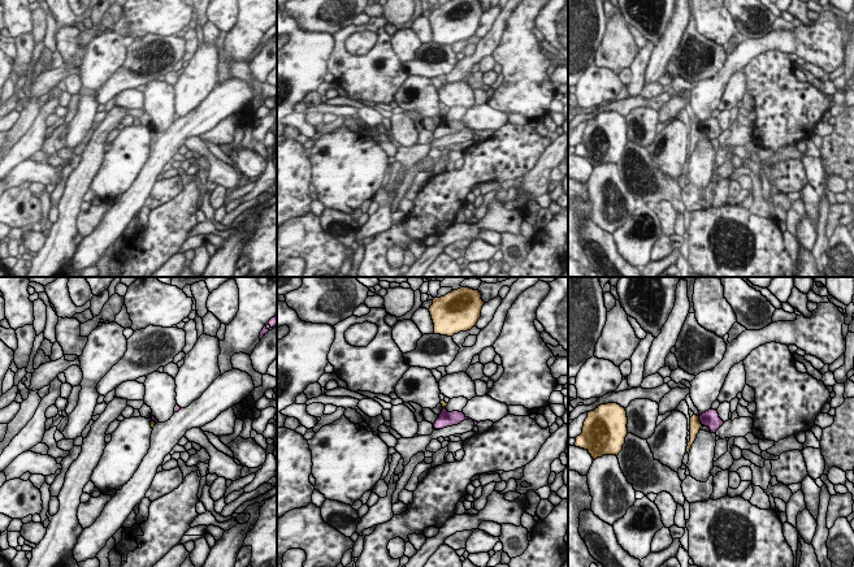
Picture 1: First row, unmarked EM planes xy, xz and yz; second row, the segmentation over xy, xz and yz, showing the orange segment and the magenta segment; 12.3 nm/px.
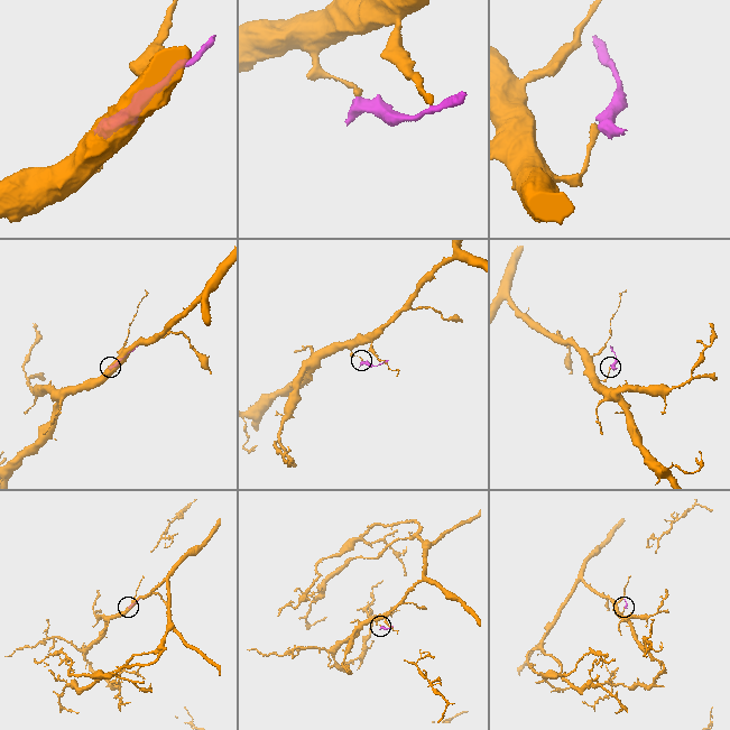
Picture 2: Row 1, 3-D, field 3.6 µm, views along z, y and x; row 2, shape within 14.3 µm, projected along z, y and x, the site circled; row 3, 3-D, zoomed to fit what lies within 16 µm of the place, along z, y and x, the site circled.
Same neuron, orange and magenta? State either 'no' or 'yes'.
no

